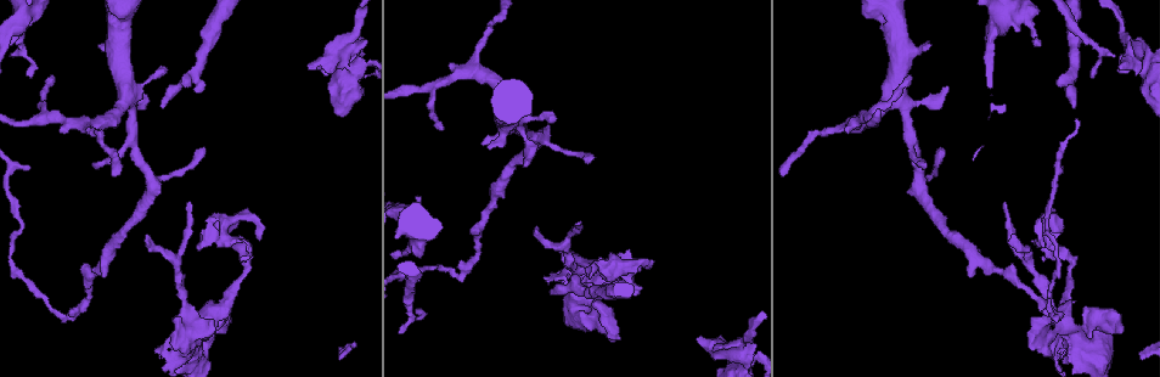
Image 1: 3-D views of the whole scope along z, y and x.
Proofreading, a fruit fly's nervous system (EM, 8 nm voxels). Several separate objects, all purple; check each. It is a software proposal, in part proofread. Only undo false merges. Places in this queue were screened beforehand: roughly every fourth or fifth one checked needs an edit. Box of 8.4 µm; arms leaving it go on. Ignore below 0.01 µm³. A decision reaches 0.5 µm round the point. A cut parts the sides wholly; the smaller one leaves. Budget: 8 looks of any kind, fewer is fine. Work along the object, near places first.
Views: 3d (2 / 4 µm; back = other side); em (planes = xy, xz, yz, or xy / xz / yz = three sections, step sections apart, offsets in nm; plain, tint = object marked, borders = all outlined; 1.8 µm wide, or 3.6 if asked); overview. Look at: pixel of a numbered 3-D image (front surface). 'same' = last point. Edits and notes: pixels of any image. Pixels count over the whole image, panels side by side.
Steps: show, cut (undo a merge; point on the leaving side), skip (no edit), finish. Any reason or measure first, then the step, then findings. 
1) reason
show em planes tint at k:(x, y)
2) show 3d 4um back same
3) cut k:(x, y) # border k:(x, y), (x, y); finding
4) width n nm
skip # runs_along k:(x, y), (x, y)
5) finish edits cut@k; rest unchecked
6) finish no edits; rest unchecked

abrupt turn
show 3d 2um back at 1:(194, 343)

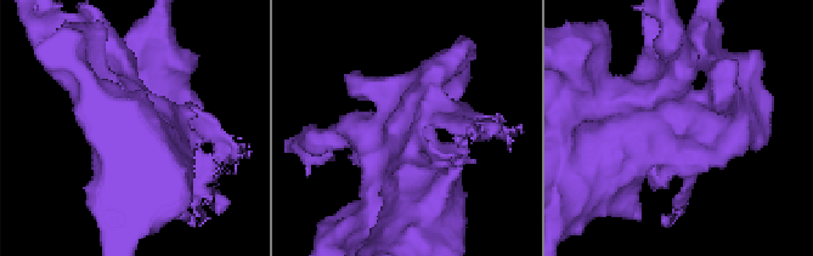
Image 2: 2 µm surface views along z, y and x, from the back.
shape alone is not enough
show em xy step 4 tint at 2:(692, 119)

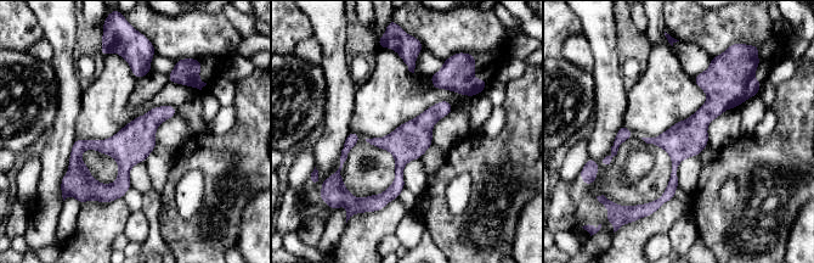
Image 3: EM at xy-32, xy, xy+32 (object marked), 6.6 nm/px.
width 240 nm
skip # one cell here

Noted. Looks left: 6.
a fork
show em planes tint at 1:(911, 141)

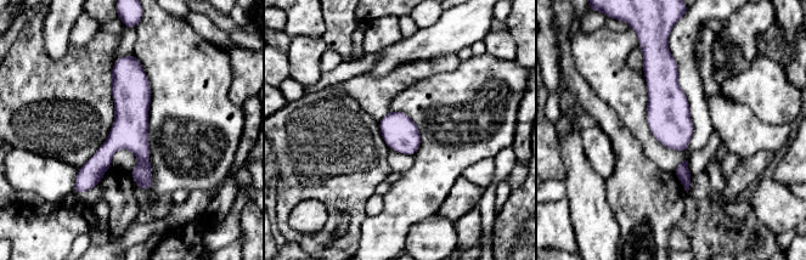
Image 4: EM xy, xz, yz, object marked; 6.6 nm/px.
skip # runs_along 4:(122, 60), (125, 130), (82, 188); all the same cell

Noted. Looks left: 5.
calibre changes
show em yz step 8 tint at 1:(343, 58)

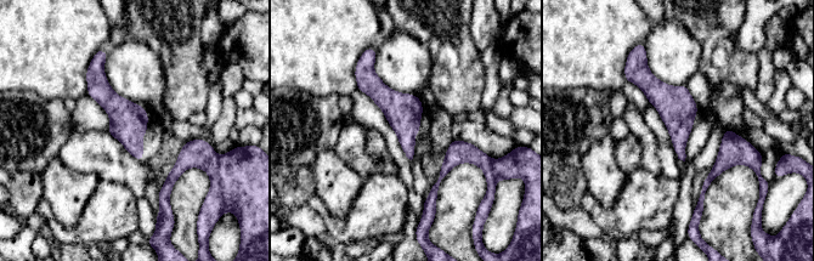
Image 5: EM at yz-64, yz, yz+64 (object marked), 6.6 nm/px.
show em planes tint same

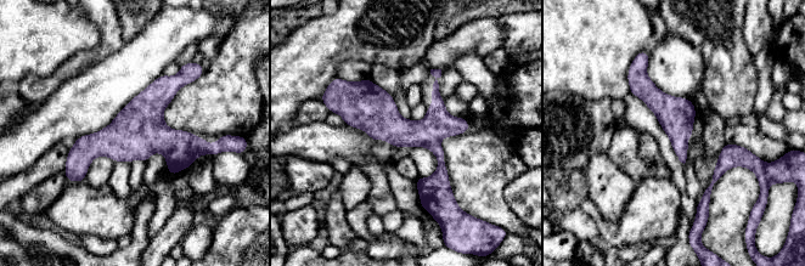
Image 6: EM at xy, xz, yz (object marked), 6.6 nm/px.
skip # one cell here

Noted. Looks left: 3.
finish no edits; rest unchecked

